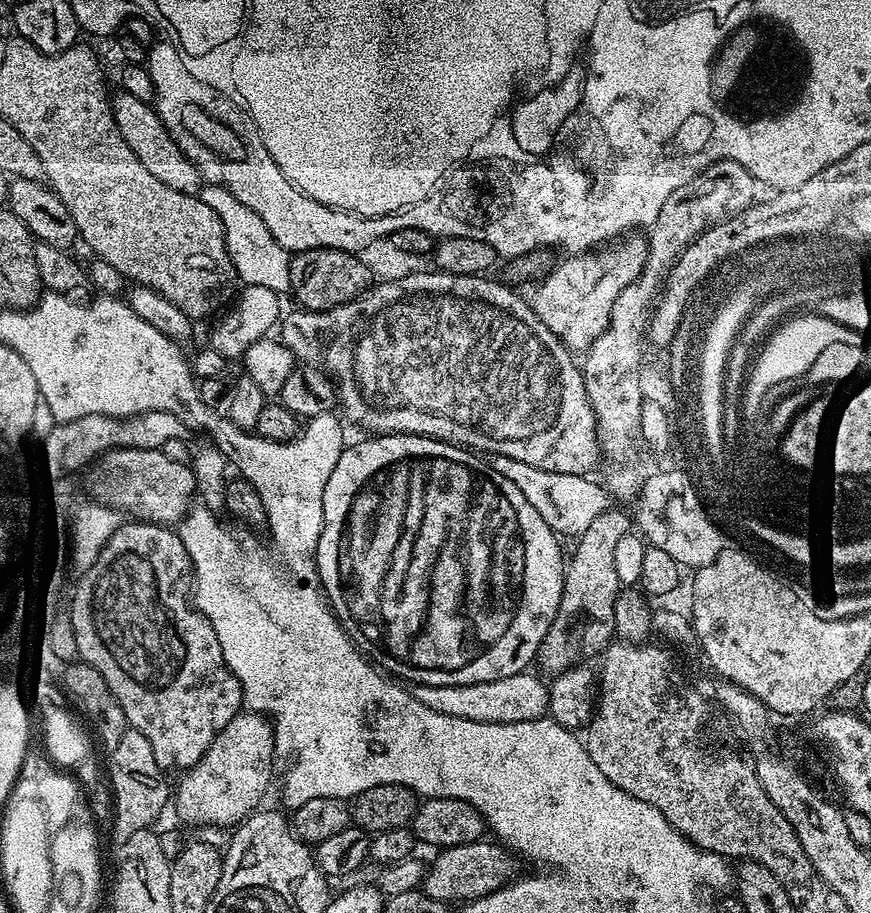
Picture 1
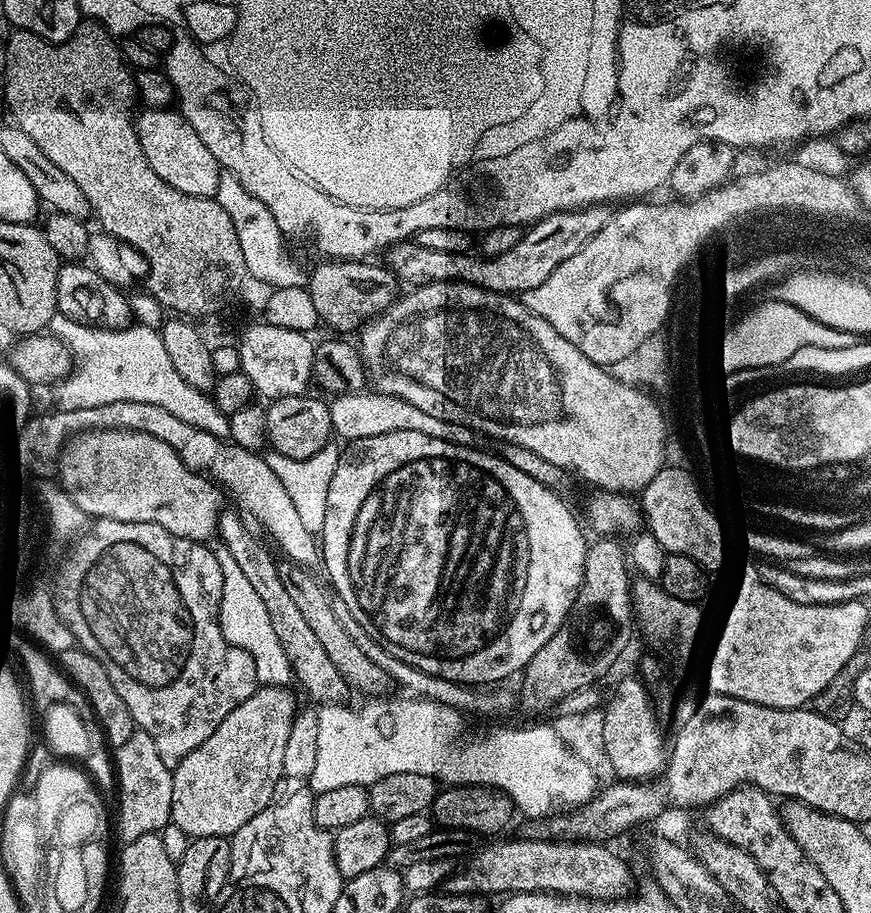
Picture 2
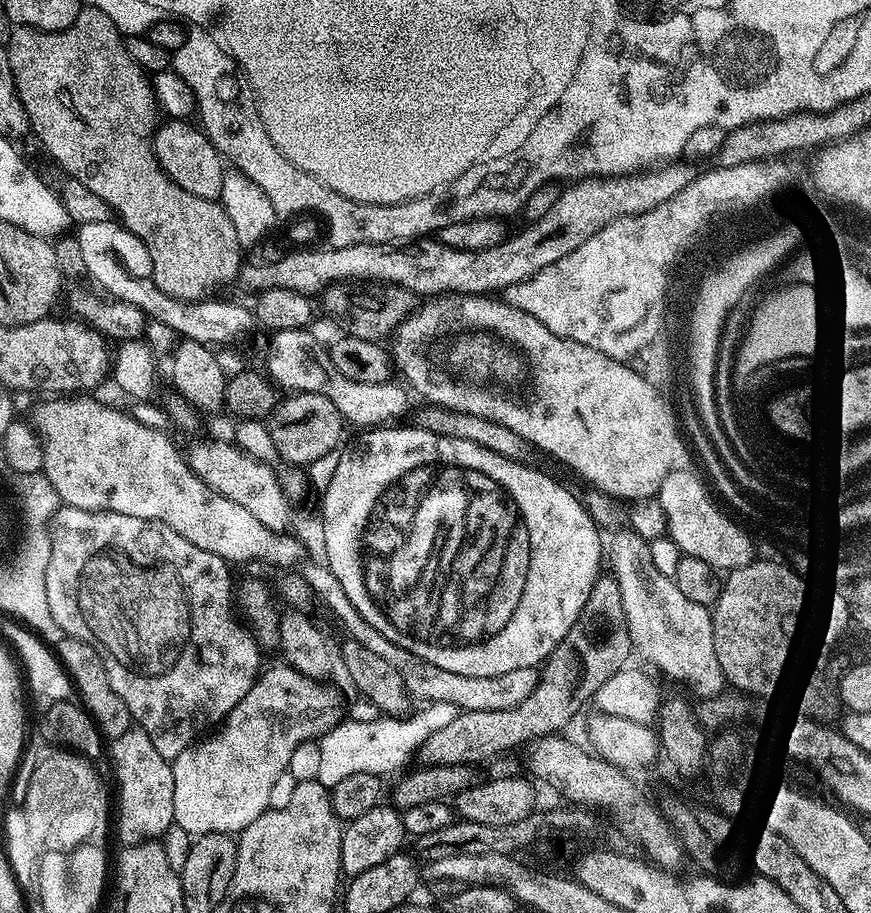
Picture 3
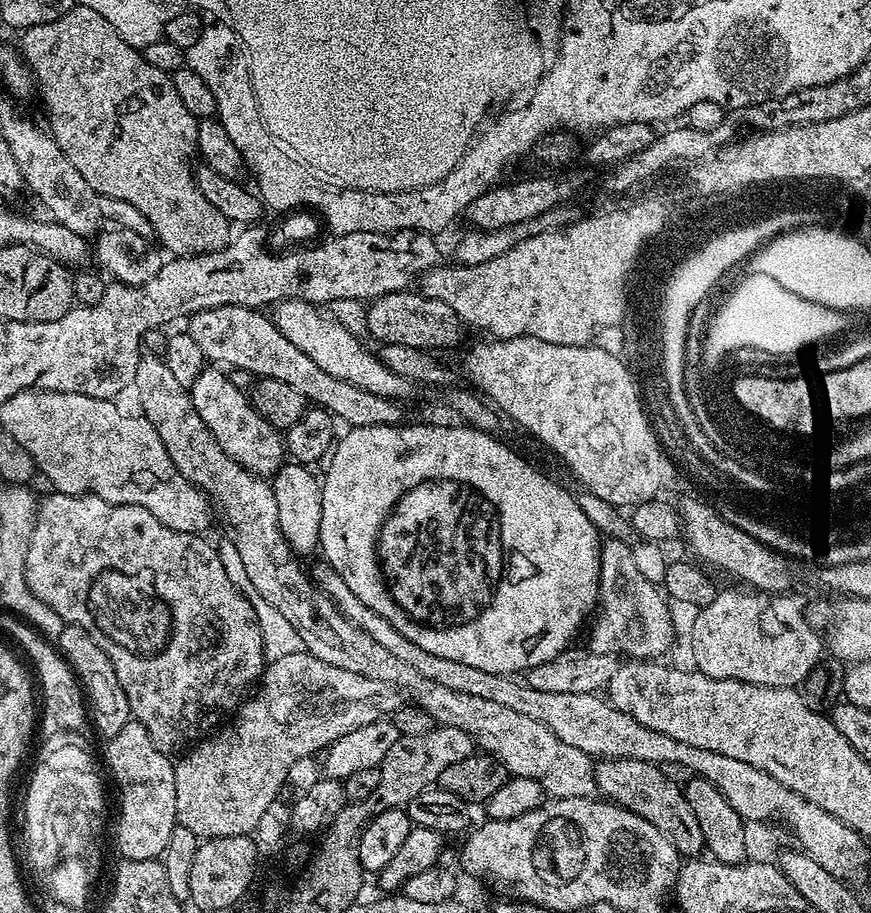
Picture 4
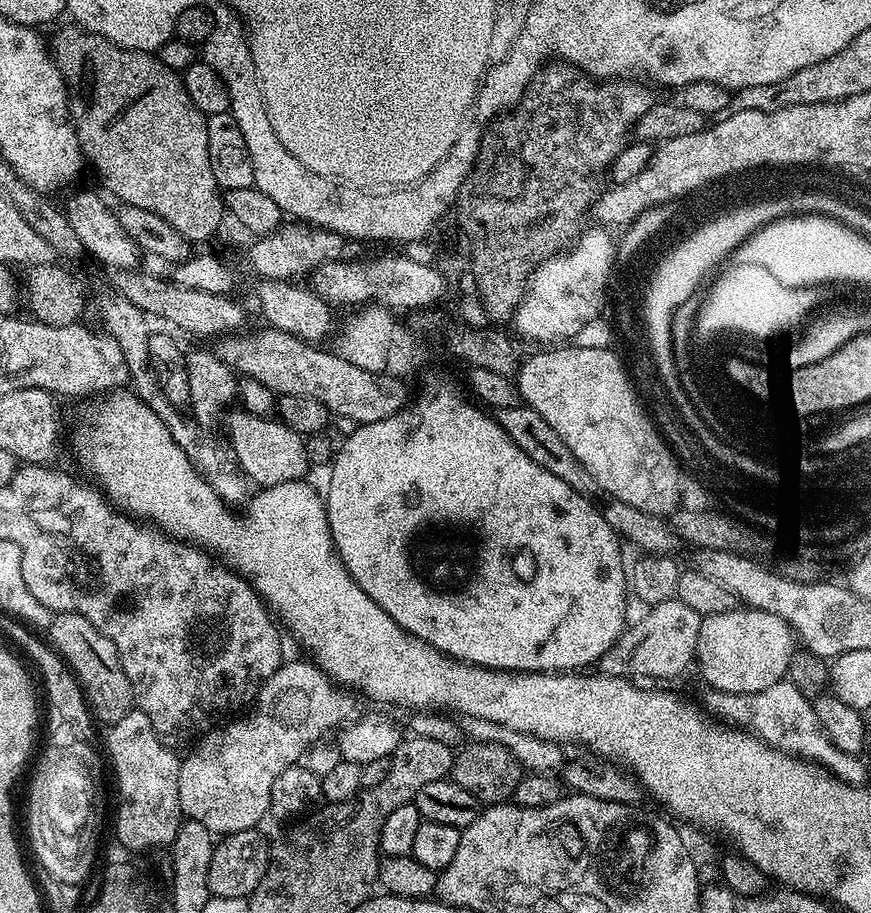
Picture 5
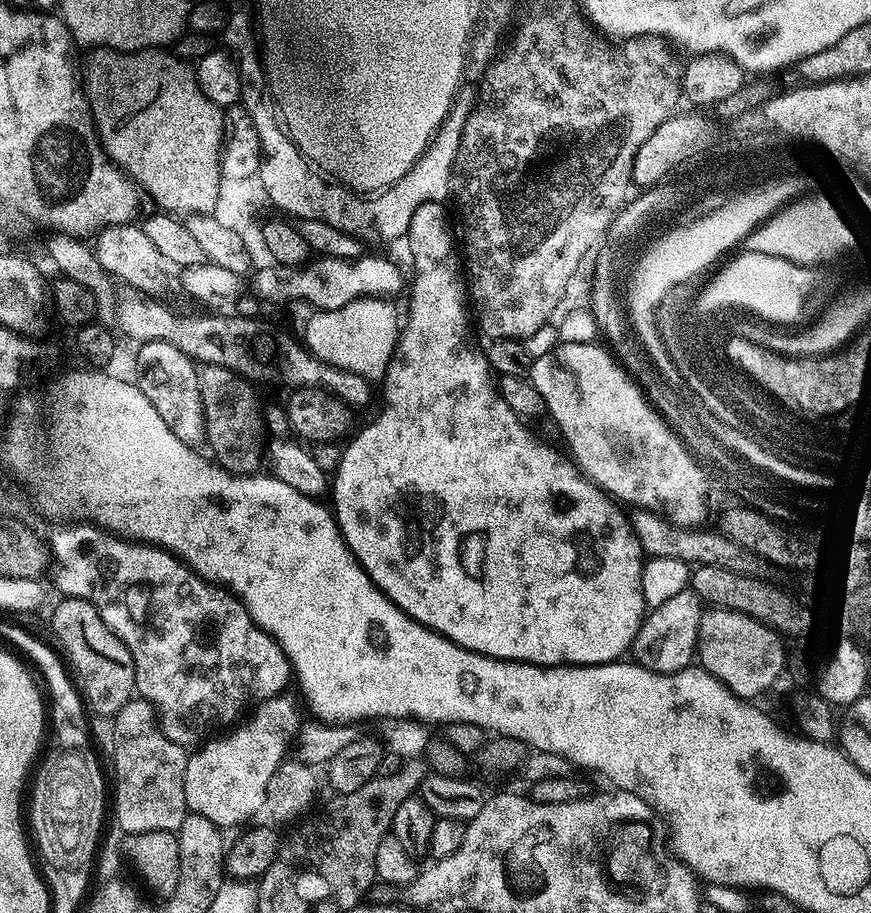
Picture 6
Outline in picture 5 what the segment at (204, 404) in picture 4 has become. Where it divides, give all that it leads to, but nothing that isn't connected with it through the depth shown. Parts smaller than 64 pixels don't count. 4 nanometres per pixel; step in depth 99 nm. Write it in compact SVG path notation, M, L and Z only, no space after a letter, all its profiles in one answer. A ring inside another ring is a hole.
M238 410L229 411L228 440L232 443L232 452L236 455L239 471L253 485L260 488L278 486L282 482L303 481L310 469L308 445L301 433L289 428L287 424L276 418L256 416L252 412Z

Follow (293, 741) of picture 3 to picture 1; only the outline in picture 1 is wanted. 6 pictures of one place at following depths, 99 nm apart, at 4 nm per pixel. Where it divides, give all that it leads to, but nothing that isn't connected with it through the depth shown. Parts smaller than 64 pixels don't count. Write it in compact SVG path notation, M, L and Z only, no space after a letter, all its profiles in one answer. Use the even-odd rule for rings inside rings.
M241 711L225 728L220 731L218 738L206 750L204 757L195 766L187 769L179 777L180 785L174 788L174 804L176 812L188 824L195 826L236 826L256 812L264 803L264 795L272 784L272 759L278 756L276 734L272 721L267 715Z

